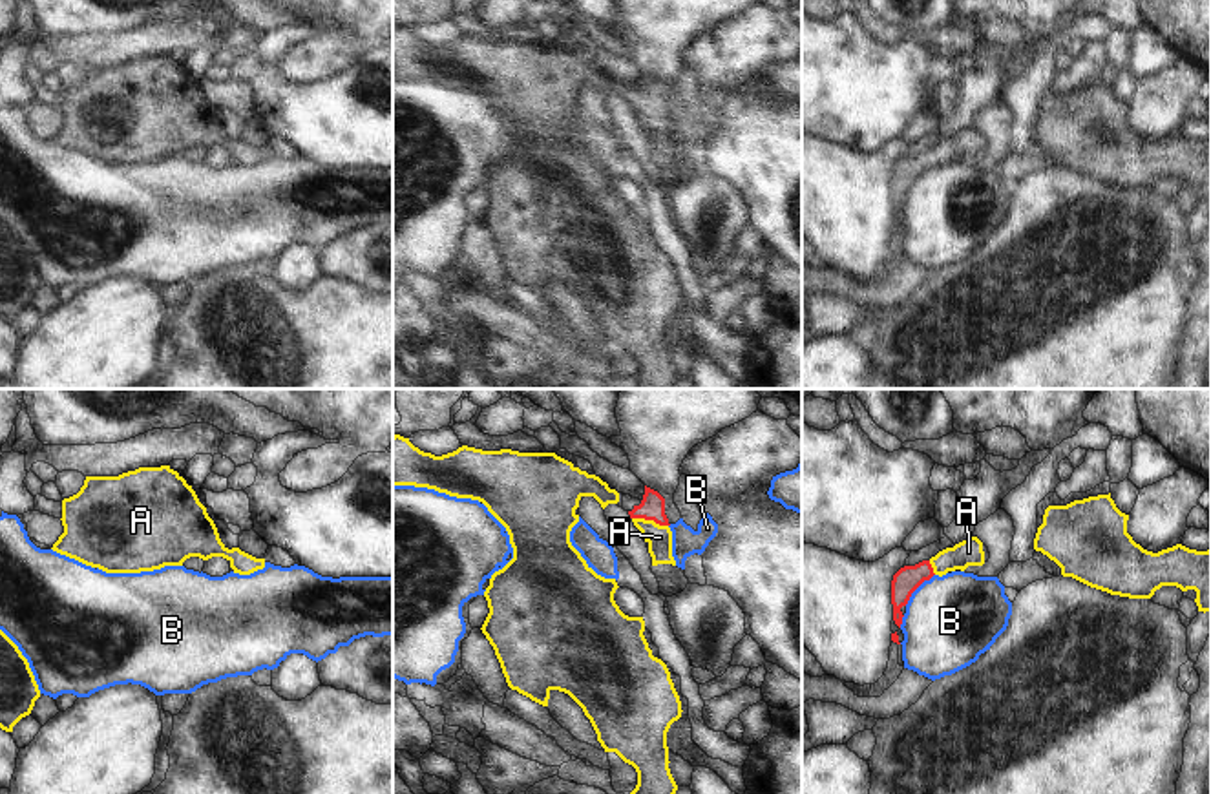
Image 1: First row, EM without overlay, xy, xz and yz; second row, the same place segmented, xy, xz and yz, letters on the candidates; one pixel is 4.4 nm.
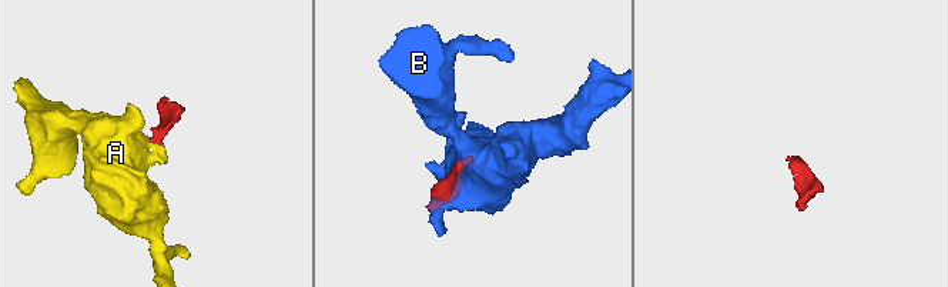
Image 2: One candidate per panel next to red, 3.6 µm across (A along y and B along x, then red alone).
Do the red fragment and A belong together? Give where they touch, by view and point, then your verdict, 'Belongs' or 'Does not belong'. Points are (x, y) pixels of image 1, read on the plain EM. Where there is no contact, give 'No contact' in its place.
Touches red at xz (651, 110). Belongs.

